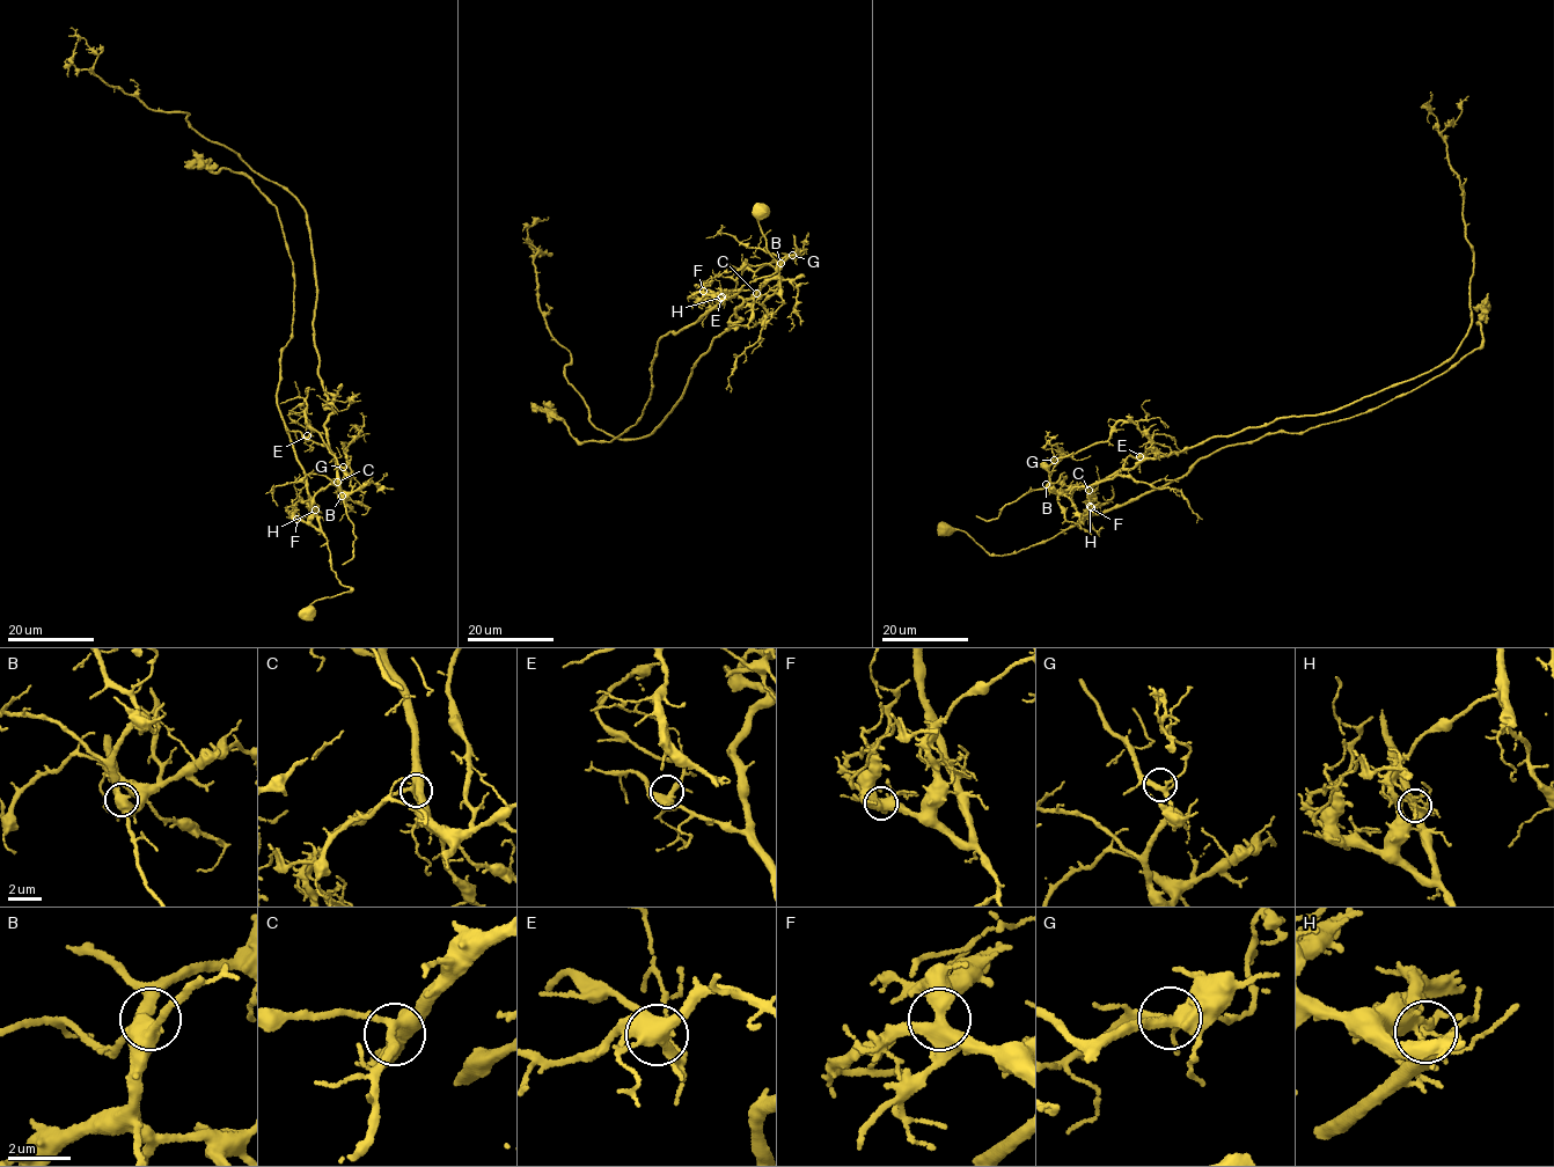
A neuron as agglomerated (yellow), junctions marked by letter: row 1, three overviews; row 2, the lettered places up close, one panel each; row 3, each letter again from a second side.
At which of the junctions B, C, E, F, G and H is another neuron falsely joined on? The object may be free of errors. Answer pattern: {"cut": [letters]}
{"cut": ["H"]}

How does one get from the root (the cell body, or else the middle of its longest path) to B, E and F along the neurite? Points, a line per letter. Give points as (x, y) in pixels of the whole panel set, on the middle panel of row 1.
B: (763, 211), (759, 226), (775, 272), (732, 296), (719, 295), (757, 291), (778, 274), (781, 263)
E: (763, 211), (759, 226), (775, 272), (732, 296), (719, 293), (756, 291), (753, 296), (730, 292), (720, 298)
F: (763, 211), (759, 226), (768, 252), (776, 262), (775, 272), (746, 284), (739, 293), (726, 299), (703, 291)

